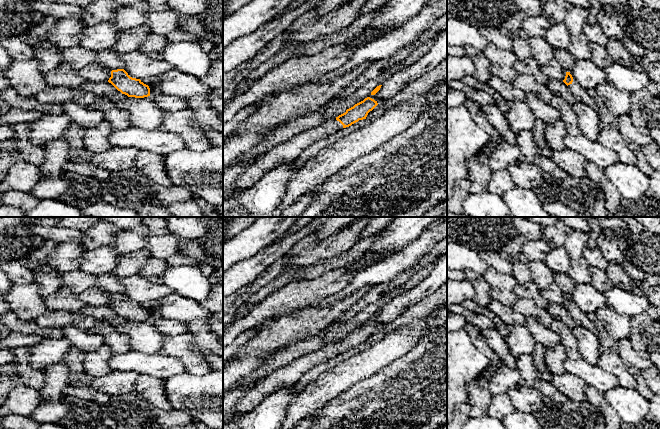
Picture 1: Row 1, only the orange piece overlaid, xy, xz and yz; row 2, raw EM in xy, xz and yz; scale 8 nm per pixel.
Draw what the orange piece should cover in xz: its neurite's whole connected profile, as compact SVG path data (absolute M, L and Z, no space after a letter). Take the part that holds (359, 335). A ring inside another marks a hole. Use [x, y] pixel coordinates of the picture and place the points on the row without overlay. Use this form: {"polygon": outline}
{"polygon": "M367 321L335 343L327 344L323 348L311 352L293 361L286 367L271 373L241 396L235 407L235 416L252 411L260 402L275 392L294 386L313 367L333 359L359 344L366 343L368 337L377 329L377 325Z"}

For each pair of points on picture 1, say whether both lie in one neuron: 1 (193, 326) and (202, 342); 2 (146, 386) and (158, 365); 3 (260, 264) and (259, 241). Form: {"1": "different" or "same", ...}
{"1": "same", "2": "different", "3": "different"}

